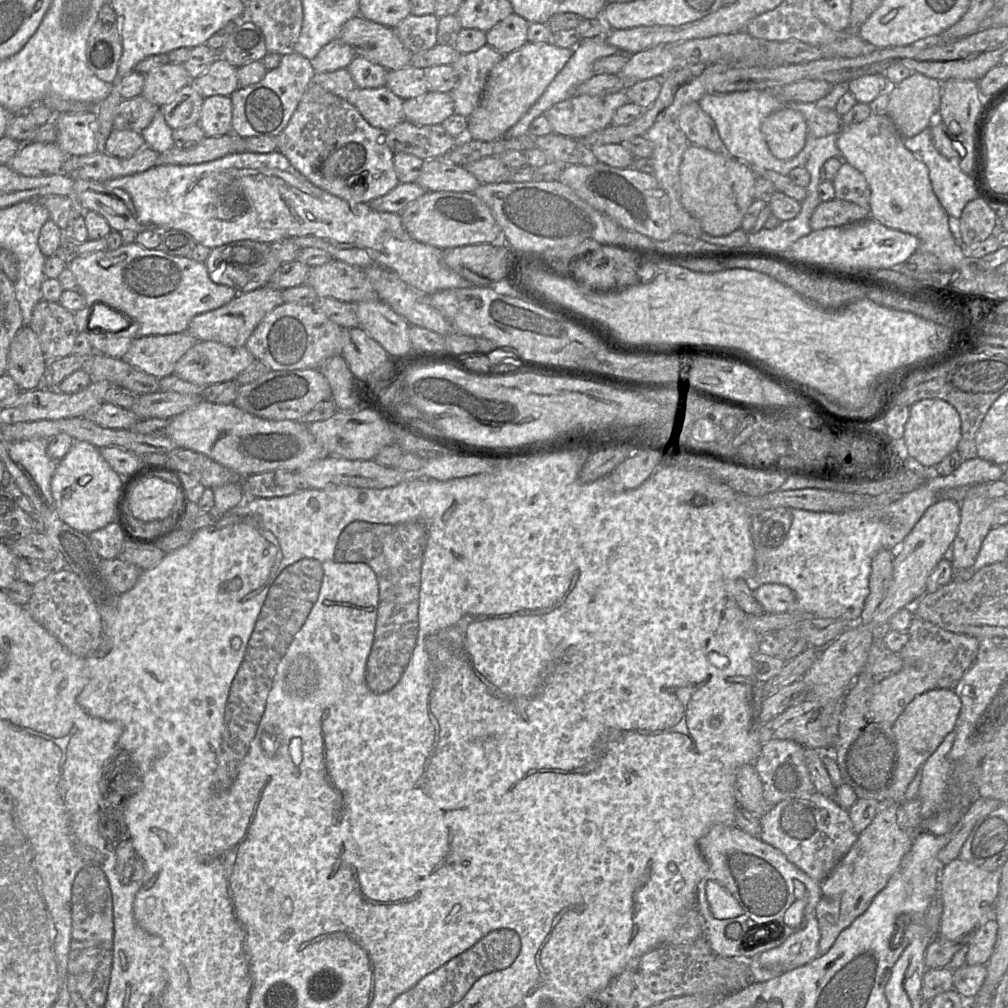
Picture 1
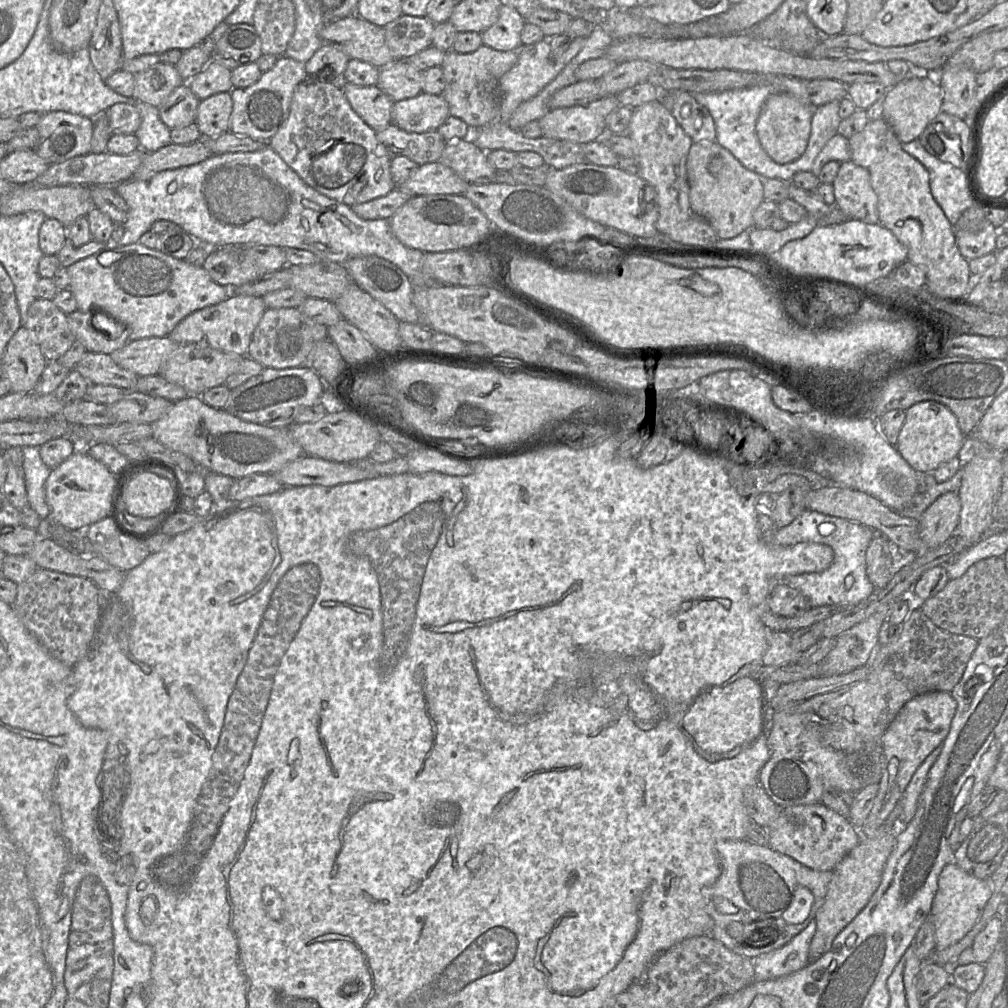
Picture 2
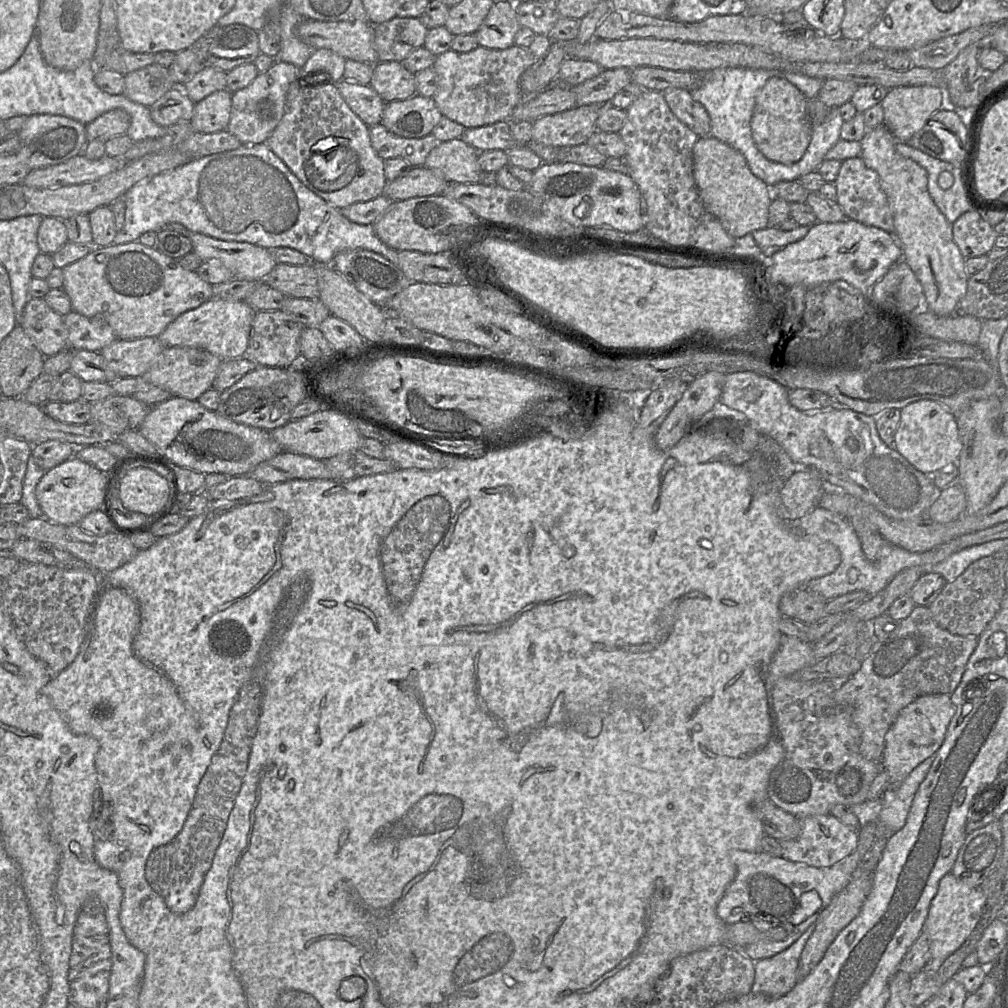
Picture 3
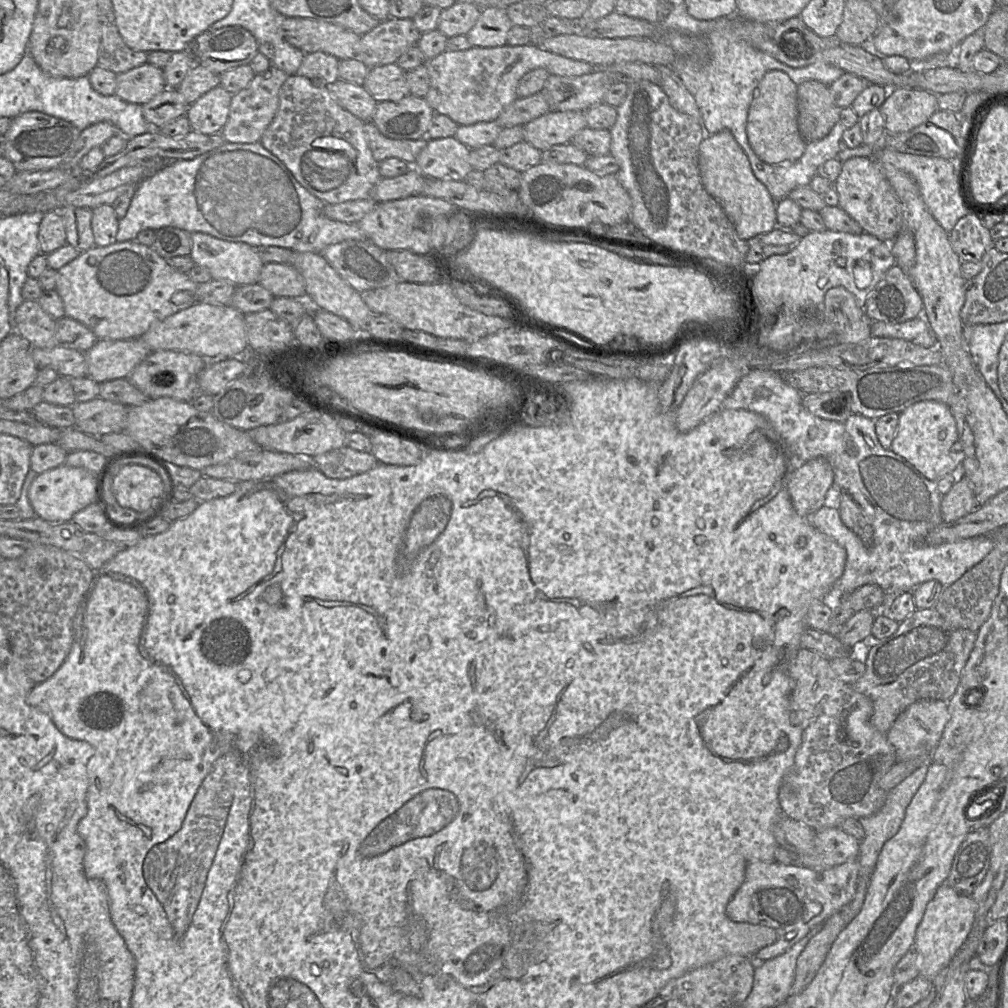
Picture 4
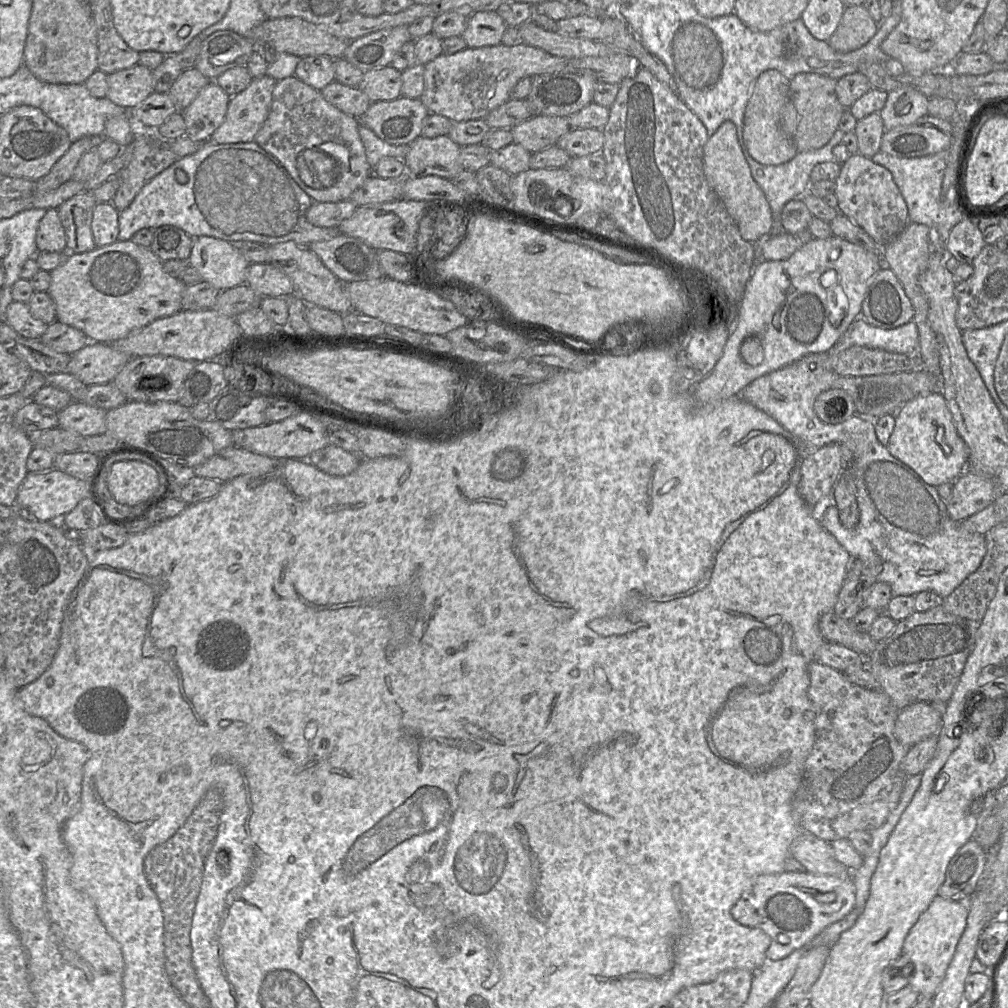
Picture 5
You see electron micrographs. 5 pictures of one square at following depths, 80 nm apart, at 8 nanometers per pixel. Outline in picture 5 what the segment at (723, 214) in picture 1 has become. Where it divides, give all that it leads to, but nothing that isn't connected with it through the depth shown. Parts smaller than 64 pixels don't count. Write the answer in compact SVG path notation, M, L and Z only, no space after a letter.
M725 121L708 137L703 147L703 172L709 187L723 203L744 240L755 242L761 237L769 236L773 229L771 208L765 194L751 175L733 122Z

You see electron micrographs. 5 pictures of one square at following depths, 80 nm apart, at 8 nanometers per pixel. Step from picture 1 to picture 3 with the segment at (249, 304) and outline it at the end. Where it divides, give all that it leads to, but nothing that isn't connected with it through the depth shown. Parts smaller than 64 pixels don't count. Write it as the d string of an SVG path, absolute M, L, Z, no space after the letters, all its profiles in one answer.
M213 297L199 307L179 315L158 338L165 347L202 348L221 360L240 358L247 350L256 312L246 301L230 301Z

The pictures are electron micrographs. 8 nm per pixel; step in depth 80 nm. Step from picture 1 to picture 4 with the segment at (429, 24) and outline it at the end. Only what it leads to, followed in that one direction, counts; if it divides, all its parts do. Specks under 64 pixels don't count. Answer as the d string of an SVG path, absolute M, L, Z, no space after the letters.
M390 17L361 36L360 54L355 59L369 69L395 64L410 47L417 45L420 36L412 19Z

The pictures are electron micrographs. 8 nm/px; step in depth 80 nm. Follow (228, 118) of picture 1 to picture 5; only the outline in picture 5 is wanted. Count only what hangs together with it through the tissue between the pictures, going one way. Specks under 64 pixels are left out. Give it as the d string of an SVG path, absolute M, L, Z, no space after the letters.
M210 81L203 87L182 111L186 136L195 142L208 141L224 121L230 98L215 81Z

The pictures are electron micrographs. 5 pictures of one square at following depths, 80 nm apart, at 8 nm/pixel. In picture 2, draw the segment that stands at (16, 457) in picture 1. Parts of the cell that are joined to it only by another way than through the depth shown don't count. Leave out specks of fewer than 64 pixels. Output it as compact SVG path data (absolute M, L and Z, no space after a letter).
M37 446L22 447L23 469L29 505L41 519L50 516L50 507L46 502L45 484L52 469L41 459Z

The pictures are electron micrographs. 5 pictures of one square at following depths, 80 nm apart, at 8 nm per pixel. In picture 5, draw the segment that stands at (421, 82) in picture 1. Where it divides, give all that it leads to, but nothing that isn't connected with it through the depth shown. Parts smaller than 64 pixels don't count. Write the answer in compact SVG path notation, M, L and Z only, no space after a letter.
M391 65L364 72L358 86L372 102L391 101L401 96L402 72Z

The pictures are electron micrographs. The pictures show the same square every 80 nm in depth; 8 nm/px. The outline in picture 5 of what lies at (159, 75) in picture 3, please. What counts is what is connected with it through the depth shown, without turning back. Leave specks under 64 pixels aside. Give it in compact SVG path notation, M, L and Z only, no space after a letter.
M135 66L108 74L107 98L125 109L133 109L153 92L152 70Z

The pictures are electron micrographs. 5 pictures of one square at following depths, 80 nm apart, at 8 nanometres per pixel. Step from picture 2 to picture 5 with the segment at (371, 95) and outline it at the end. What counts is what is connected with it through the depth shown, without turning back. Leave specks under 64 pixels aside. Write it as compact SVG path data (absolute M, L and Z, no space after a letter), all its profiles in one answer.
M337 81L328 84L320 92L327 102L355 118L360 118L371 104L359 87L343 85Z

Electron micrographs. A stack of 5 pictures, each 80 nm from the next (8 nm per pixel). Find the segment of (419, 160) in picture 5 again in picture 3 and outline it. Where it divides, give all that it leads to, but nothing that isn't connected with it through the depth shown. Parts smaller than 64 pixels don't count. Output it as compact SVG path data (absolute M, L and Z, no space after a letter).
M457 138L440 142L430 151L423 166L439 171L448 183L478 183L482 173L478 157L475 148Z

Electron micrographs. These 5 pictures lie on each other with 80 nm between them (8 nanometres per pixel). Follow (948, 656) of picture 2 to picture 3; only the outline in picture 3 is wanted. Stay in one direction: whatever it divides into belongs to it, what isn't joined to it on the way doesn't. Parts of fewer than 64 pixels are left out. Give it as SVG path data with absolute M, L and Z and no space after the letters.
M916 605L911 614L900 622L895 633L886 640L877 639L861 668L836 692L836 698L852 708L853 722L861 732L860 752L866 759L881 760L885 735L904 707L922 695L952 694L955 691L970 656L978 646L978 638L950 633L934 621L928 607Z

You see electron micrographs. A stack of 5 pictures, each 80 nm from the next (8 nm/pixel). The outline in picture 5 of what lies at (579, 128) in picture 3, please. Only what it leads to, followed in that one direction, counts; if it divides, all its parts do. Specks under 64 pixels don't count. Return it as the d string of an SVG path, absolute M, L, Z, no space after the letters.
M534 115L514 126L511 132L513 143L534 153L555 145L571 129L567 116Z

